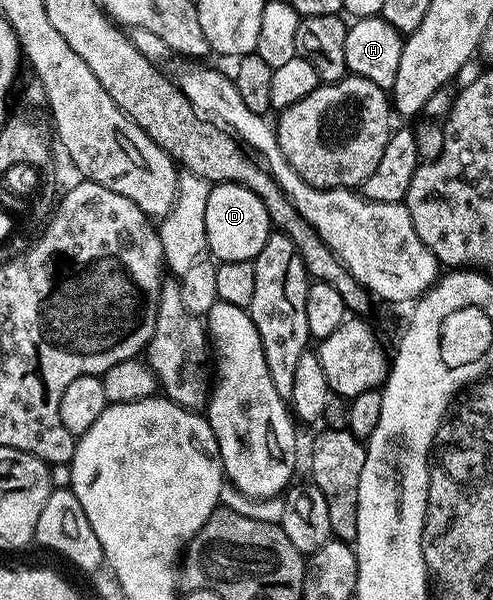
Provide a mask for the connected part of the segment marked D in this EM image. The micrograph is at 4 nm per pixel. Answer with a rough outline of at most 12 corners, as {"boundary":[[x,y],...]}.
{"boundary":[[211,185],[205,235],[216,262],[254,261],[271,238],[249,187]]}

